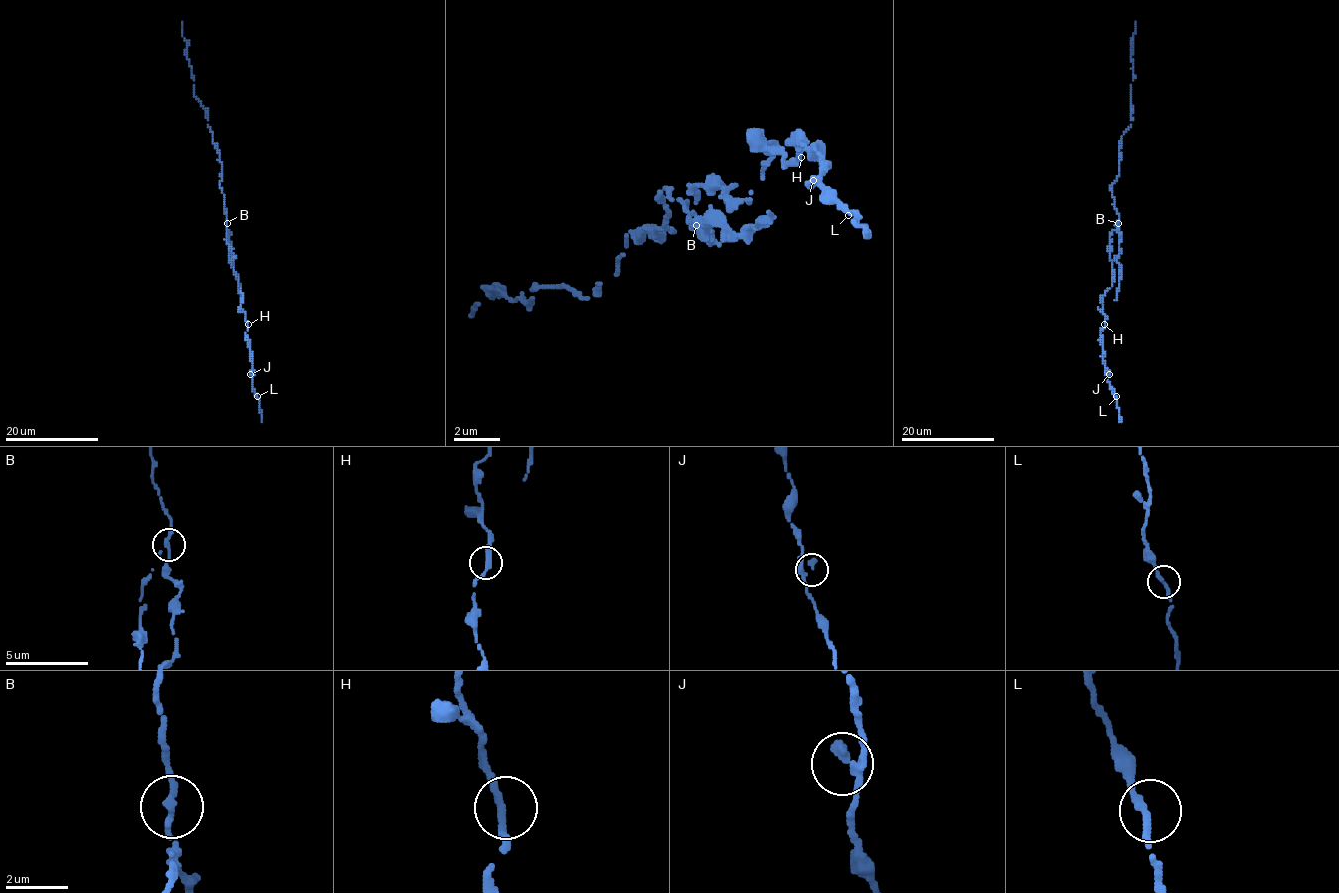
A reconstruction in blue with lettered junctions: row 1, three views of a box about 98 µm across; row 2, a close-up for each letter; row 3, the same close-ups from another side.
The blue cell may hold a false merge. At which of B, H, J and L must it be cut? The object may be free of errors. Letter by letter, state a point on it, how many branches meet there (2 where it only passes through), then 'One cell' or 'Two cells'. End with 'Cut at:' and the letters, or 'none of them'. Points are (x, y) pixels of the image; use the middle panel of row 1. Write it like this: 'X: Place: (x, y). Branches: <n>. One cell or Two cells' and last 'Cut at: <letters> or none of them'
B: Place: (696, 225). Branches: 2. Two cells
H: Place: (801, 157). Branches: 2. One cell
J: Place: (813, 180). Branches: 2. One cell
L: Place: (848, 215). Branches: 2. One cell
Cut at: B

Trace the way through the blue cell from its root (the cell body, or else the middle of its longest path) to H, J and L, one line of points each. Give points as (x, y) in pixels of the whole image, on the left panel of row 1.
H: (227, 219), (229, 257), (242, 295), (241, 310), (248, 324)
J: (227, 219), (229, 257), (242, 295), (241, 310), (248, 329), (246, 339), (254, 372), (250, 374)
L: (227, 219), (229, 257), (242, 295), (241, 310), (247, 323), (246, 339), (254, 372), (252, 384), (257, 396)

